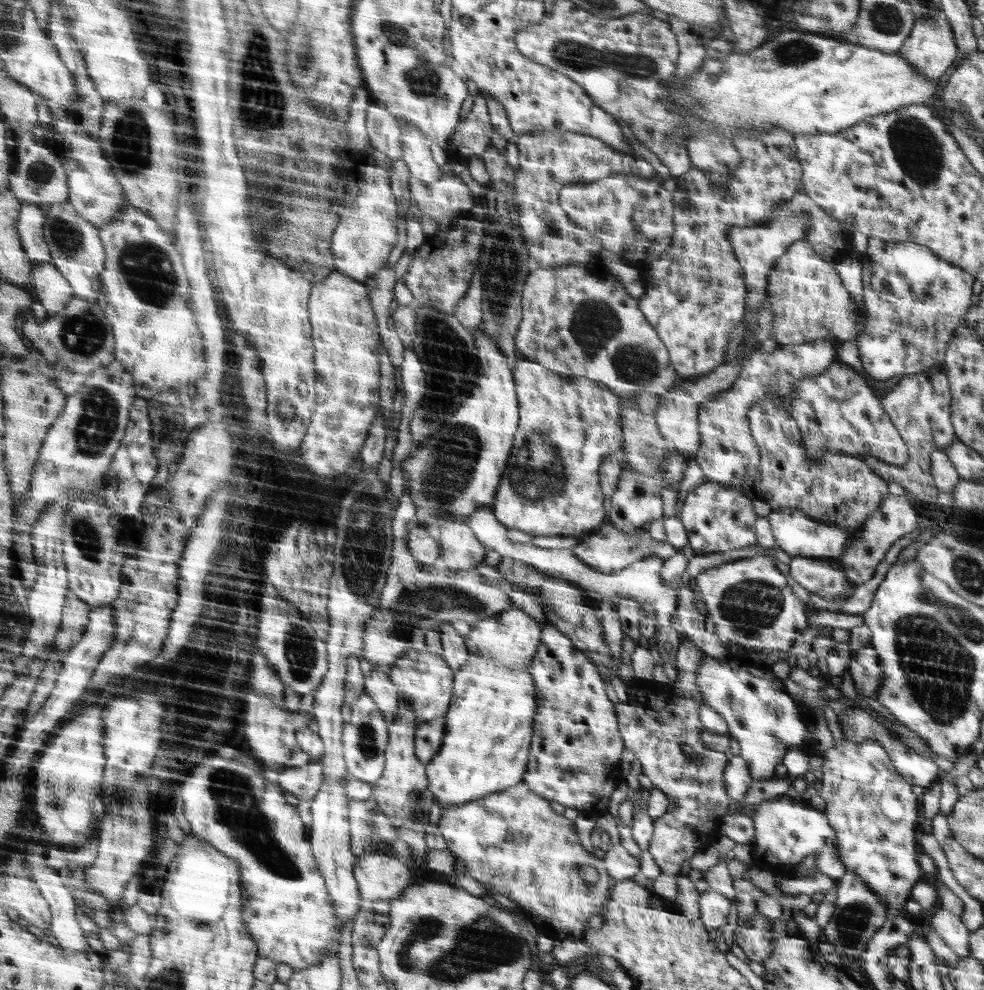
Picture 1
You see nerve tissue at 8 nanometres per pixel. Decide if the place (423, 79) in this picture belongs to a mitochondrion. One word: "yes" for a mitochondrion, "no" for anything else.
yes

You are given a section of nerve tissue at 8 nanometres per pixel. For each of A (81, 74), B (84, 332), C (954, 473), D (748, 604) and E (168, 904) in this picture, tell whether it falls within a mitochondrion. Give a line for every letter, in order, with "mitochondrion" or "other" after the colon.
A: other
B: mitochondrion
C: other
D: mitochondrion
E: other

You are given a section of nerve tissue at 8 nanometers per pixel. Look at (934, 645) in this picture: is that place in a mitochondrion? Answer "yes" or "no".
yes

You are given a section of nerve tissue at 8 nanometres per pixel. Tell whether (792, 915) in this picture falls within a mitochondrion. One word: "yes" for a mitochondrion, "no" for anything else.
no

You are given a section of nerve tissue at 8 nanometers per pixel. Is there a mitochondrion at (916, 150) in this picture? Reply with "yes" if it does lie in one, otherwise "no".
yes

